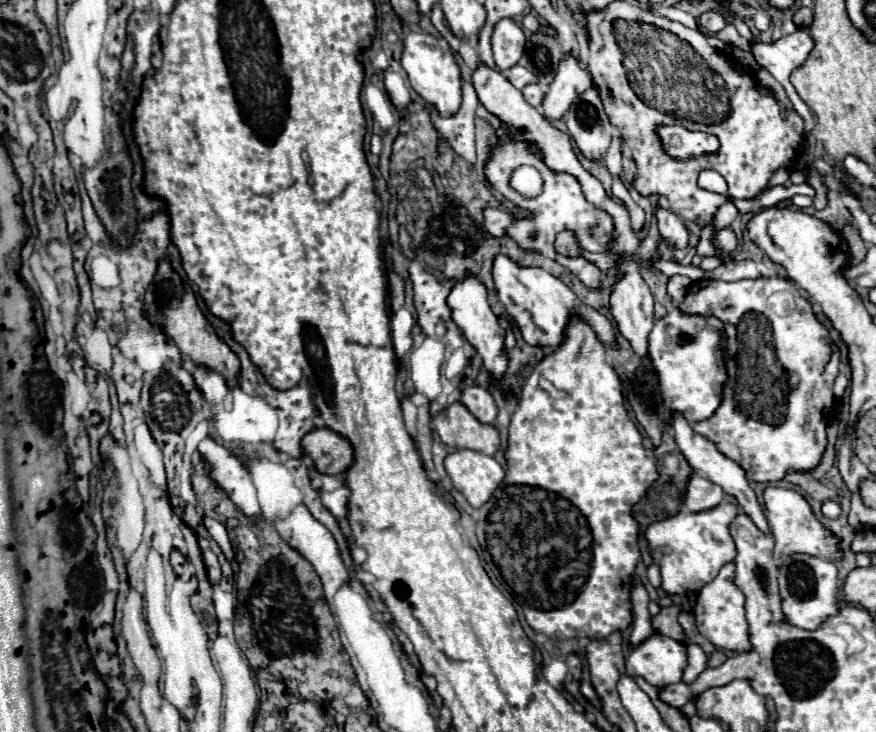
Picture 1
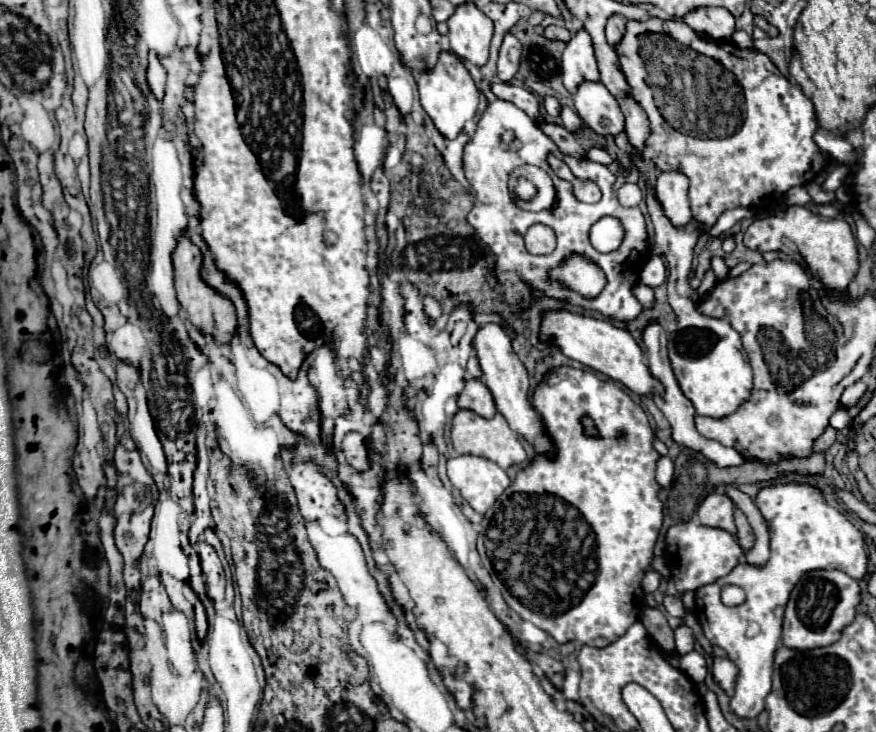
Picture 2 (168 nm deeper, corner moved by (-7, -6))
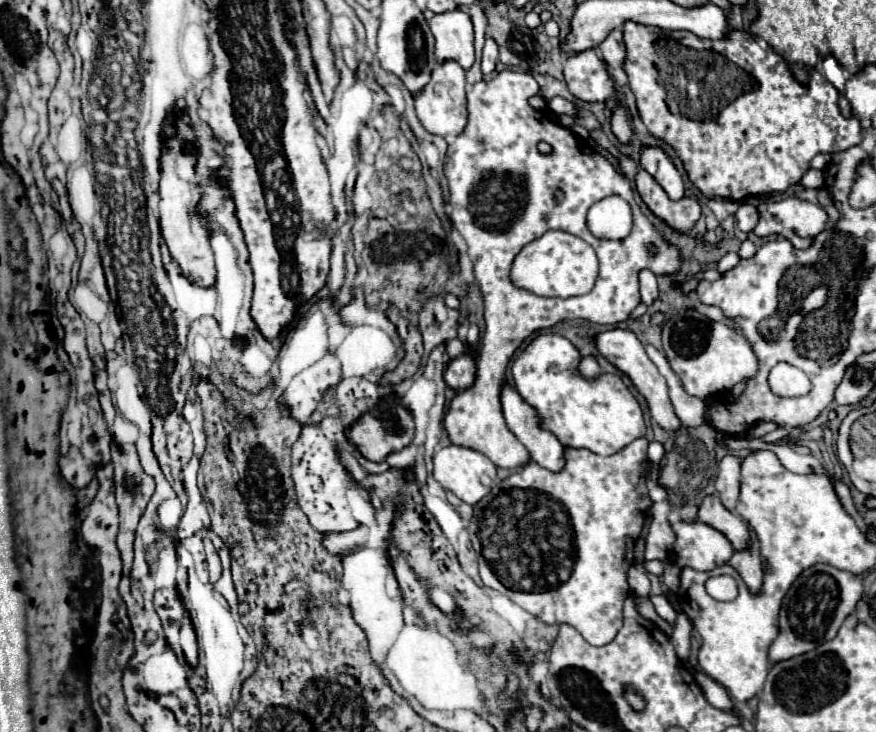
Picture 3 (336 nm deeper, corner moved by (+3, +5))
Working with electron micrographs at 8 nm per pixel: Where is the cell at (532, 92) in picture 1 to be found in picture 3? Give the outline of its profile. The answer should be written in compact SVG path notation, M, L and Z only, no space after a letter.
M553 97L547 101L547 107L557 115L571 115L575 117L575 105L563 97Z

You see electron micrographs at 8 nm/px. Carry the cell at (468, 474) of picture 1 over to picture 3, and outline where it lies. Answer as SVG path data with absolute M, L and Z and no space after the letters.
M449 445L449 447L435 451L433 477L441 483L443 489L453 491L461 501L465 501L469 505L475 505L477 501L481 501L491 491L491 487L499 481L497 467L493 465L493 461L489 457L485 457L483 453L479 453L475 449L459 447L459 445Z

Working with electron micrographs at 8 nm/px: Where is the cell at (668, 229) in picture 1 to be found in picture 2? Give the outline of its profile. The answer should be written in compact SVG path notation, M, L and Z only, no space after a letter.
M659 172L655 190L659 194L659 202L663 202L663 210L667 218L671 218L675 226L685 226L687 222L691 222L693 216L691 216L689 198L687 198L689 182L685 174Z

